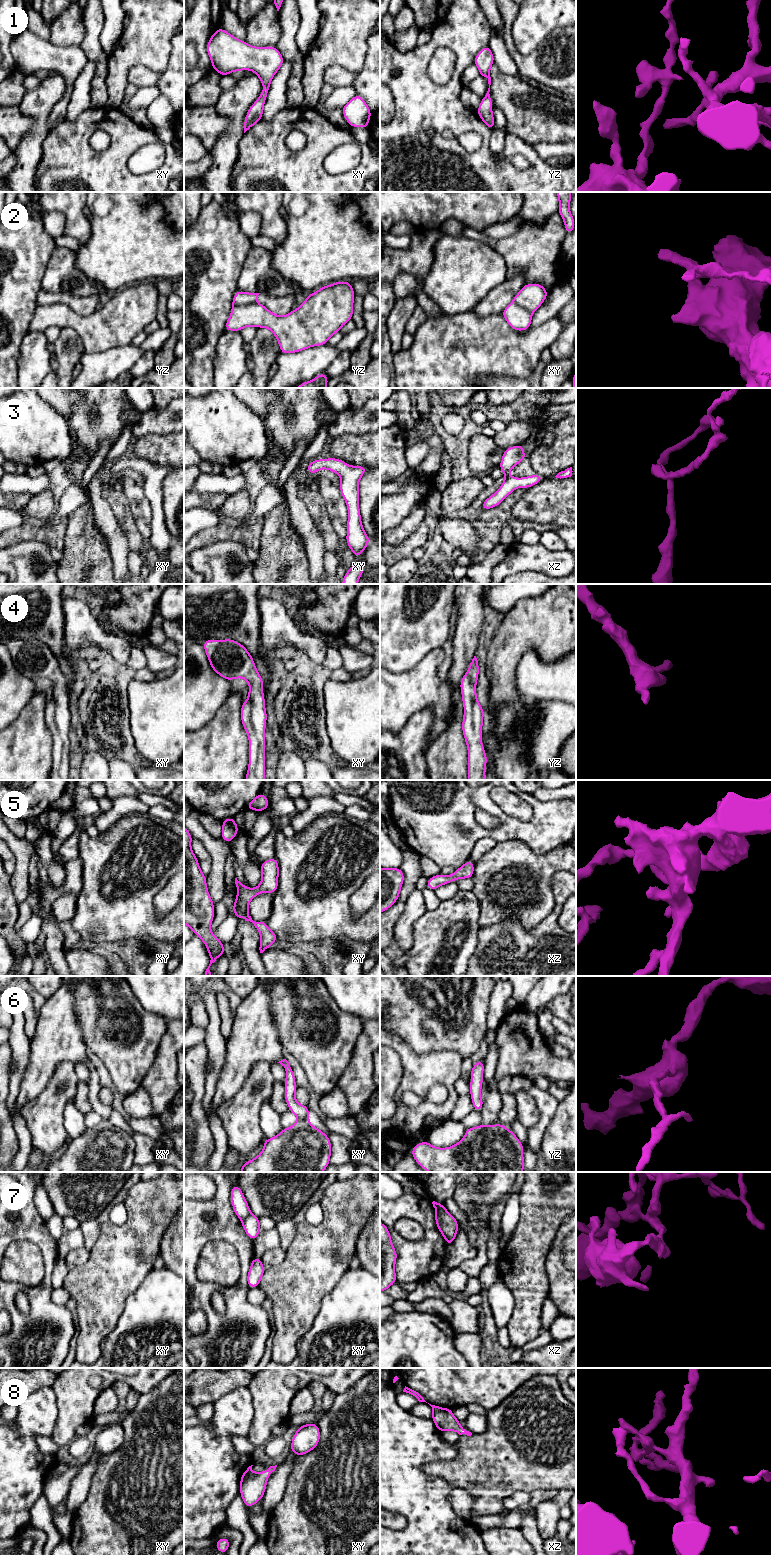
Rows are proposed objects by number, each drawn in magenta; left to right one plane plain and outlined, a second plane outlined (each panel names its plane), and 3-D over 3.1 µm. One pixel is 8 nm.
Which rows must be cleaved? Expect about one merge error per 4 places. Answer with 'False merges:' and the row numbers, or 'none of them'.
False merges: 2, 7

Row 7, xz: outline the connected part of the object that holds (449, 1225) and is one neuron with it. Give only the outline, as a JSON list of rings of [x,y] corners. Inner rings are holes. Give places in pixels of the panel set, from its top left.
[[[447,1210],[442,1215],[439,1230],[441,1235],[445,1238],[447,1246],[450,1246],[458,1233],[458,1221]]]

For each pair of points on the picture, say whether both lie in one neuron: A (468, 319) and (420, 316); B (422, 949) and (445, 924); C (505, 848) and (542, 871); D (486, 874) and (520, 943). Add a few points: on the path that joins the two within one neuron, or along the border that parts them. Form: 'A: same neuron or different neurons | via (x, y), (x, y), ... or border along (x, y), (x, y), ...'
A: different neurons | border along (427, 317), (414, 335)
B: same neuron | via (428, 943), (441, 930)
C: same neuron | via (514, 857), (522, 865), (527, 865), (533, 871)
D: different neurons | border along (486, 925), (508, 920), (519, 920), (529, 930)

